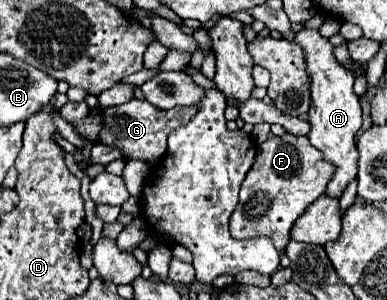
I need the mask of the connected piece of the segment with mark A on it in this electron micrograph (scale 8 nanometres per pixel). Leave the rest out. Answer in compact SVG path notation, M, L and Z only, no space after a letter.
M318 30L296 32L296 44L300 44L300 48L304 50L306 72L310 76L312 106L308 110L308 116L312 128L308 138L310 144L320 152L324 152L324 158L336 166L334 178L330 180L326 194L340 198L346 184L352 178L356 178L356 170L358 170L358 150L354 144L354 136L362 128L362 106L358 96L354 94L354 74L336 60L334 46Z

